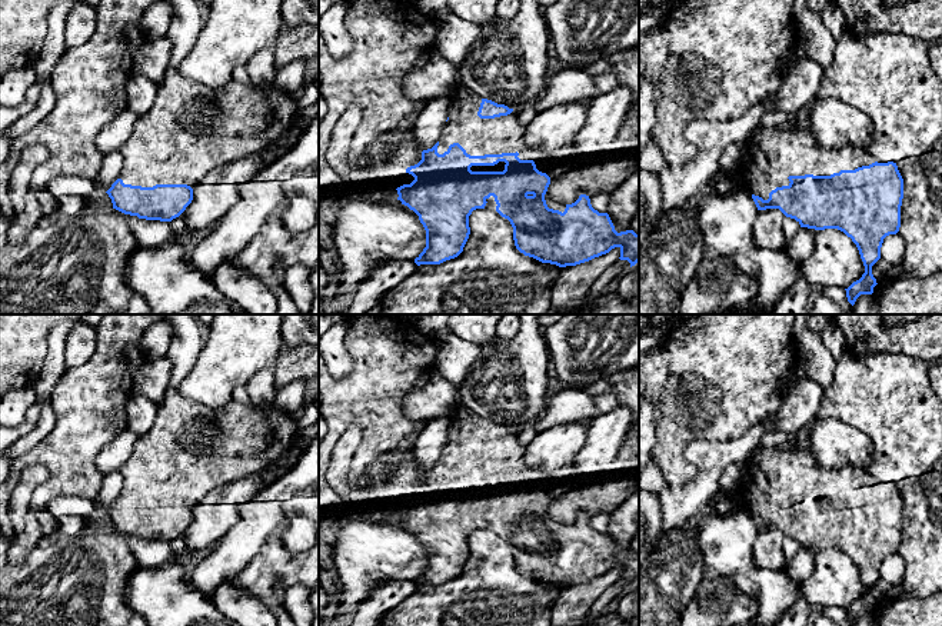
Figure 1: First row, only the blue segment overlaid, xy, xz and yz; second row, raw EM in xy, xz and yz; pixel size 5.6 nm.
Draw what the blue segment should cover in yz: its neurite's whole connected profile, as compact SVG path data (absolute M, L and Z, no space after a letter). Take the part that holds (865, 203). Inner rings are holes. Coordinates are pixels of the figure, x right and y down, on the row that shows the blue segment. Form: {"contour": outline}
{"contour": "M799 121L776 127L758 127L742 144L742 157L733 172L736 189L752 194L758 210L779 209L800 227L838 229L856 244L865 273L846 290L853 306L861 294L872 294L878 284L872 266L881 259L883 239L901 227L903 179L896 163L878 163L869 150L849 144L826 149L813 131Z"}

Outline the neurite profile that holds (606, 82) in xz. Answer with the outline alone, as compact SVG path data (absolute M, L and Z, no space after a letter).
M613 73L593 76L593 83L596 86L595 97L603 93L609 93L619 86L619 81Z

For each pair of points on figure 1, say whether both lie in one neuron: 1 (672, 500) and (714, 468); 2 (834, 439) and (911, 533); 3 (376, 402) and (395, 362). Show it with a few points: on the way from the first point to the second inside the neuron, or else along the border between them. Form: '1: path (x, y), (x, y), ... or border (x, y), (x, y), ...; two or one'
1: path (682, 500), (705, 478); one
2: border (865, 435), (871, 446), (869, 469); two
3: path (376, 392), (376, 386), (385, 372); one

